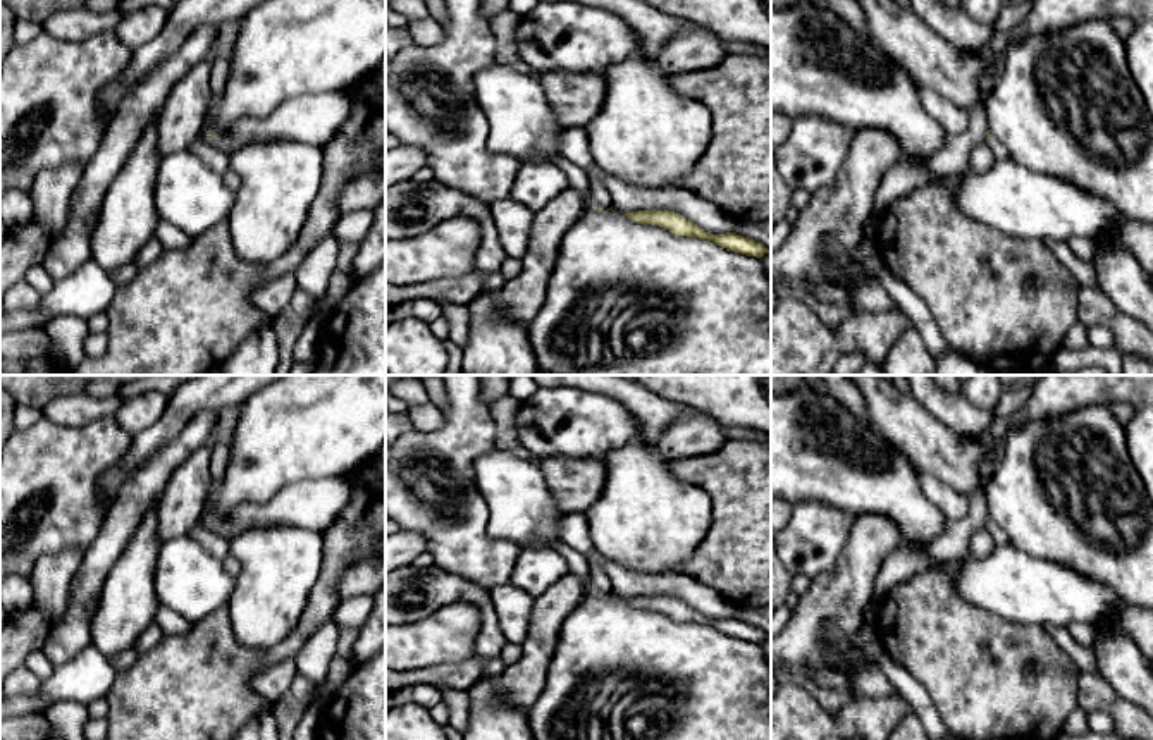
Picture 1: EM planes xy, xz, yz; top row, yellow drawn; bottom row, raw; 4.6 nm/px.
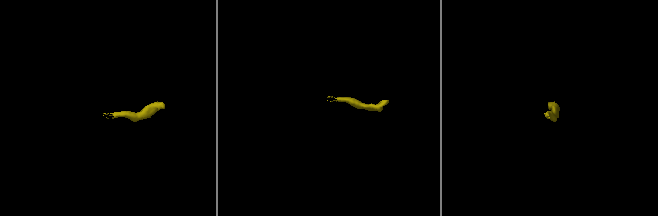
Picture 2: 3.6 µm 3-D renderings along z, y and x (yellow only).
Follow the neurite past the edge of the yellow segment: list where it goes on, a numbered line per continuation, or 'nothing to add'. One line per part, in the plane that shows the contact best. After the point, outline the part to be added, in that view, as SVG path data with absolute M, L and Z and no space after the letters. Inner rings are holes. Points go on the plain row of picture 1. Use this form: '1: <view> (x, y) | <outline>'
1: xy (228, 530) | M229 520L225 523L210 523L210 521L205 521L205 527L208 530L212 530L213 533L222 535L227 540L234 539L237 533L243 532L241 528L232 525Z

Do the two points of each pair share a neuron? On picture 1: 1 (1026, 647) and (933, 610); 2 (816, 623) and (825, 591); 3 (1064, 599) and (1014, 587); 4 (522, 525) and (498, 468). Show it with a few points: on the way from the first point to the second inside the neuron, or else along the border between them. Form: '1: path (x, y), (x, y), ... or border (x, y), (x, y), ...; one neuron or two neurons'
1: path (1004, 647), (971, 647), (955, 632); one neuron
2: path (825, 615), (825, 599); one neuron
3: path (1052, 594), (1026, 591); one neuron
4: path (522, 511), (515, 491), (506, 482); one neuron

